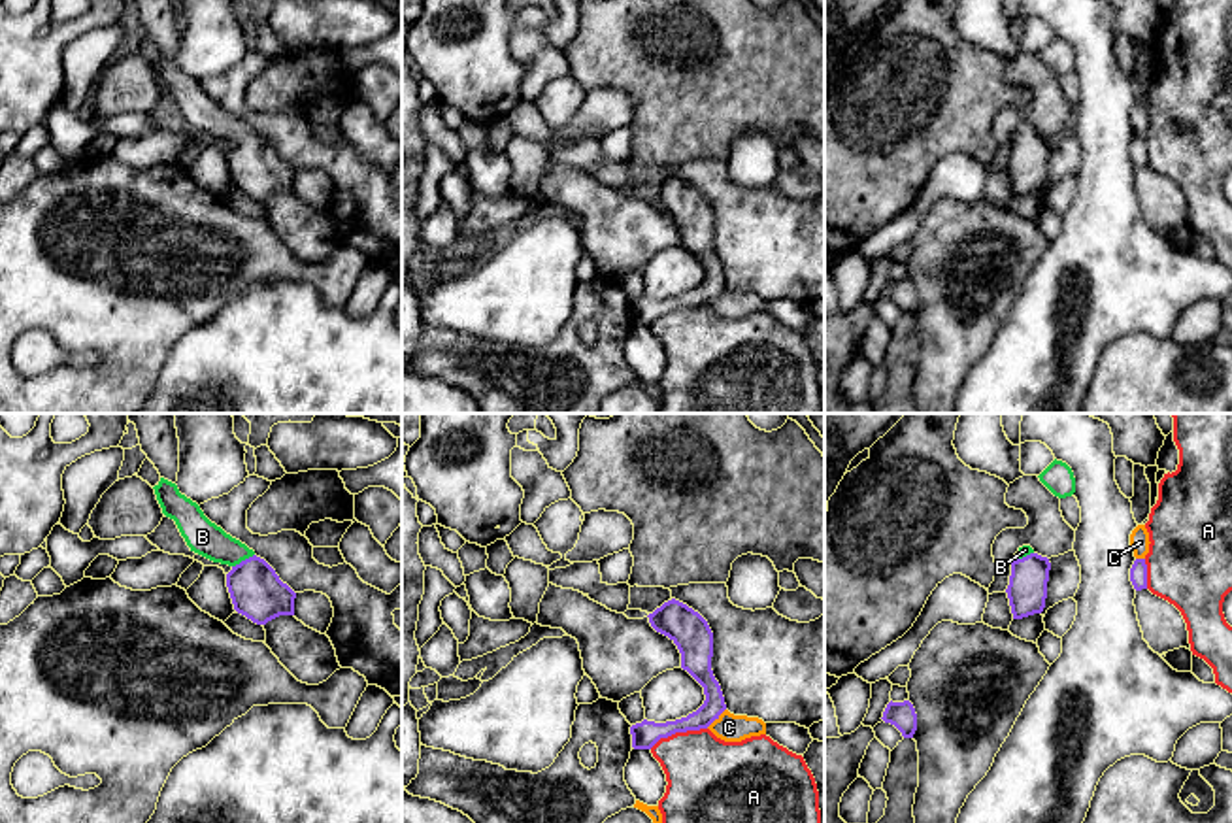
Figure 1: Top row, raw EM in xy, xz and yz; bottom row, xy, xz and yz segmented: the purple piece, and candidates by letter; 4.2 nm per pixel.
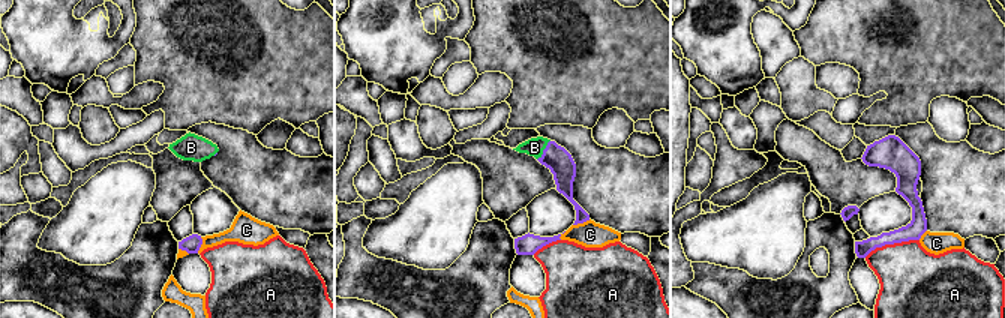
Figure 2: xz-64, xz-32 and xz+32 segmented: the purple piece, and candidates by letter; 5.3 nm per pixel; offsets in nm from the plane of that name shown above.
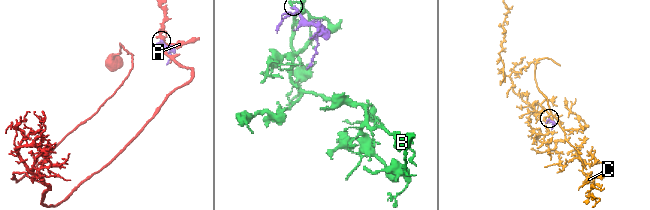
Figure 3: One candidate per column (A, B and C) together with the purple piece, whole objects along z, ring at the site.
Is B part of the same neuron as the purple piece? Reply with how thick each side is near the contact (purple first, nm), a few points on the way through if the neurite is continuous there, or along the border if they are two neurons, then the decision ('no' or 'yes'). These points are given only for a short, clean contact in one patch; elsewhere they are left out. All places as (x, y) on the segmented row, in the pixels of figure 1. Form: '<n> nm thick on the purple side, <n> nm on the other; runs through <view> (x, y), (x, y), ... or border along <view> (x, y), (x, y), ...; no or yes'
220 nm thick on the purple side, 150 nm on the other; runs through xy (255, 589), (242, 561), (233, 552), (202, 537); yes

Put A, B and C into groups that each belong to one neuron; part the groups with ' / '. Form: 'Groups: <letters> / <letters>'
Groups: A / B / C

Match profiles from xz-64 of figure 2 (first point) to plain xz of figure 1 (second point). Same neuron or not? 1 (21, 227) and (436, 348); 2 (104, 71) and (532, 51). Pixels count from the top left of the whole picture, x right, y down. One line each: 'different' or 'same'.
1: same
2: same

